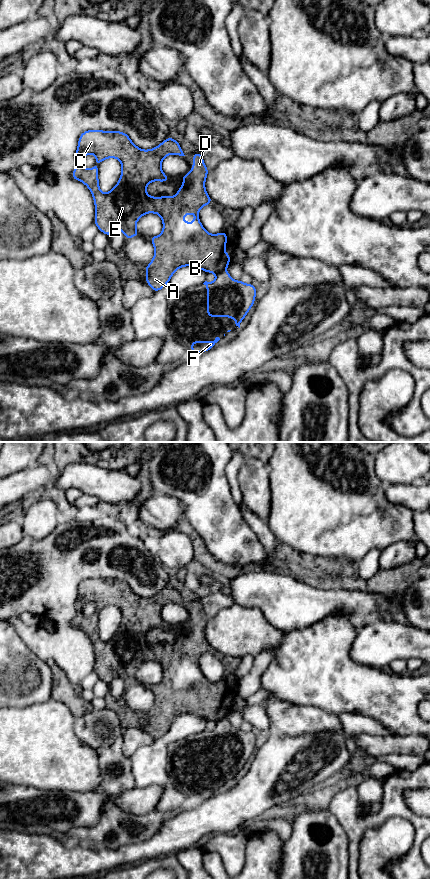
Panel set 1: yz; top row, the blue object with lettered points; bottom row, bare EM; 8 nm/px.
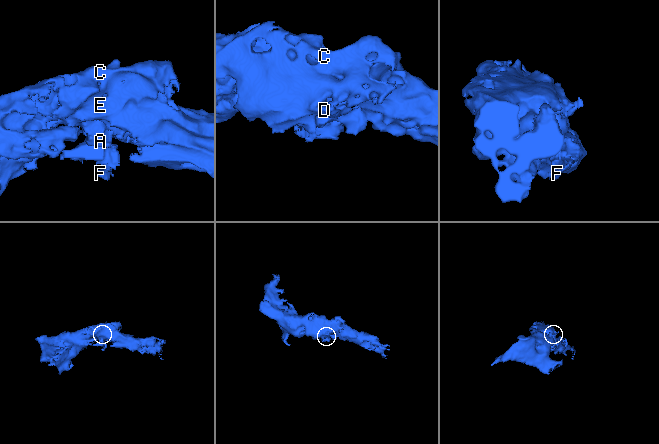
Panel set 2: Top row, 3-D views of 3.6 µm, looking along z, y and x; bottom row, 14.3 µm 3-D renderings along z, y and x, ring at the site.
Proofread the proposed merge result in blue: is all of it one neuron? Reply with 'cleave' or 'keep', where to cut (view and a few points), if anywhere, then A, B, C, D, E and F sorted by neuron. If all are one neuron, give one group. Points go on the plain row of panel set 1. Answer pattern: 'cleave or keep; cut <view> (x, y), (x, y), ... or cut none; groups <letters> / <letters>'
cleave; cut yz (224, 718), (216, 722); groups A B C D E / F

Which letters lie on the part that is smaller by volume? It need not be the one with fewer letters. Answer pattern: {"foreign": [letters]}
{"foreign": ["F"]}

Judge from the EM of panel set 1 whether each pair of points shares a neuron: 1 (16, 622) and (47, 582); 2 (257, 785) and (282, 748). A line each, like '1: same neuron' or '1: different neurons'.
1: same neuron
2: same neuron

